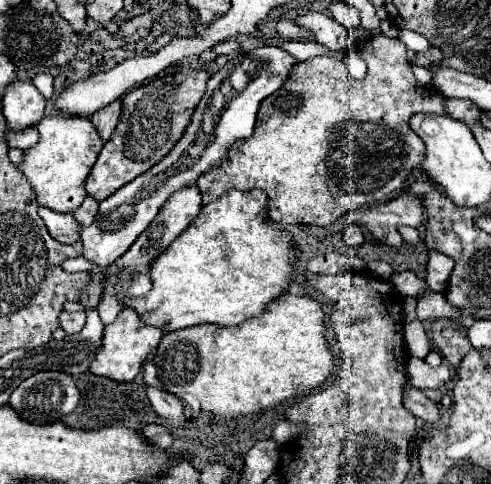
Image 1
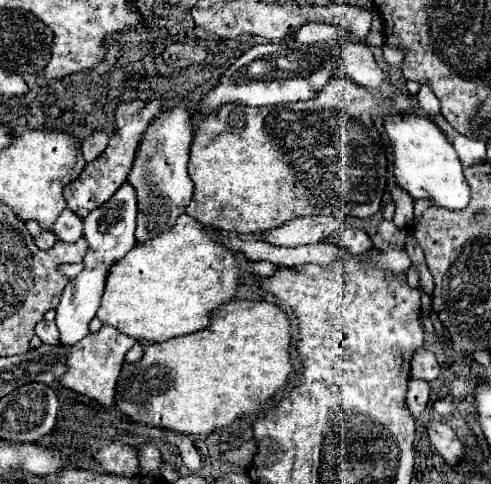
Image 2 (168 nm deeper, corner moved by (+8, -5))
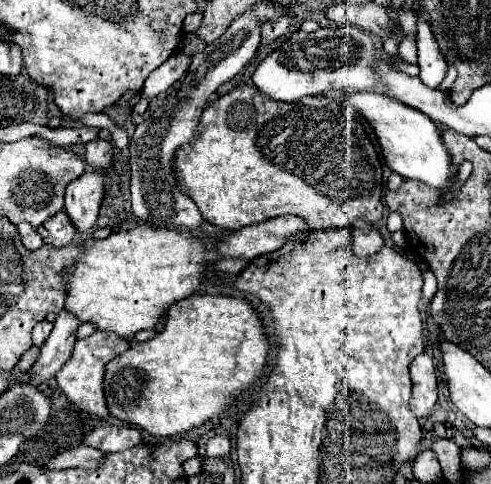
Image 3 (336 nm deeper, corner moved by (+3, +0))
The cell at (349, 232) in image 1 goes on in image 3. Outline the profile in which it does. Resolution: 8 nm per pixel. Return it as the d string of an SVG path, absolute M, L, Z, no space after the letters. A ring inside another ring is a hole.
M351 229L351 237L355 255L373 255L383 247L383 237L377 229Z

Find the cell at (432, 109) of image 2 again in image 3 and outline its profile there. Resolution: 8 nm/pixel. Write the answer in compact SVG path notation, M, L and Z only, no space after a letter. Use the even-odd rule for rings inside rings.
M423 19L417 21L417 57L419 57L419 79L427 87L439 87L443 77L447 75L447 63L445 57L441 55L437 41L433 39L433 33L429 33L429 23Z

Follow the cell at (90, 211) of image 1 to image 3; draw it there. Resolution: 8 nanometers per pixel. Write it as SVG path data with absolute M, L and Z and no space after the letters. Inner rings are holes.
M61 211L61 213L53 215L51 219L47 219L37 231L45 239L45 243L49 243L53 247L69 245L73 241L75 233L77 233L75 225L71 223L71 219L69 219L69 215L65 211Z

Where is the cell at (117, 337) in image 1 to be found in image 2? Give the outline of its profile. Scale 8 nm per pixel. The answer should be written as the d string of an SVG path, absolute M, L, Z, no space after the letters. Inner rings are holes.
M102 326L100 332L84 336L78 344L74 344L68 350L68 356L66 356L68 370L64 372L64 376L60 376L58 382L68 390L94 400L98 406L110 408L114 404L114 390L116 390L120 368L122 368L122 358L134 344L136 344L134 338L120 334L112 326Z

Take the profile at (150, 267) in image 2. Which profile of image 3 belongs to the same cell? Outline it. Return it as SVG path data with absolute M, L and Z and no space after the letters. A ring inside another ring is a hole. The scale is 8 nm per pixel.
M135 227L135 229L121 229L111 233L107 239L89 239L85 255L73 267L73 277L67 281L67 303L65 309L75 313L83 323L91 321L97 329L113 331L121 337L133 337L137 331L143 329L157 329L161 321L167 319L167 309L191 297L199 291L203 283L203 271L207 269L207 249L201 239L179 233L171 229L153 229L153 227Z

